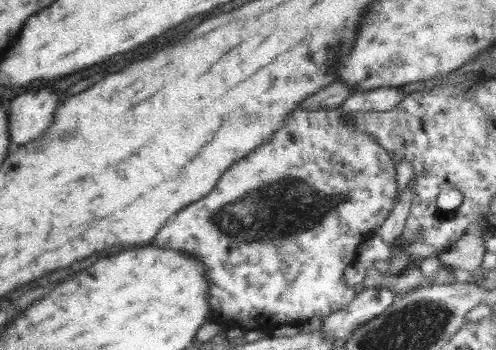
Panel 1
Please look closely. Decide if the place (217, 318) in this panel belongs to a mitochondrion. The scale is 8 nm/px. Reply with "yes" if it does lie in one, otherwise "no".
no

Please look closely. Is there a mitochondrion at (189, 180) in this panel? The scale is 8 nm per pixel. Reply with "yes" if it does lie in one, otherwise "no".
no

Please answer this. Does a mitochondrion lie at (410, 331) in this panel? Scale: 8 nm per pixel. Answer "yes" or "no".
yes

